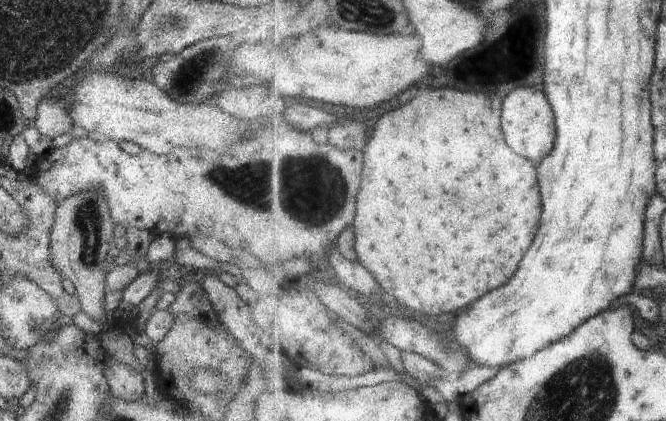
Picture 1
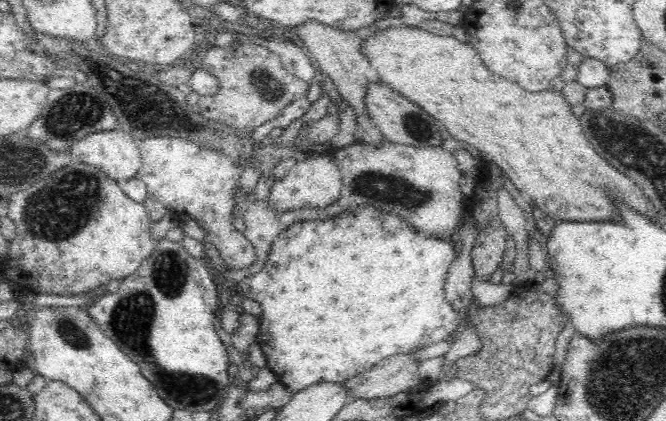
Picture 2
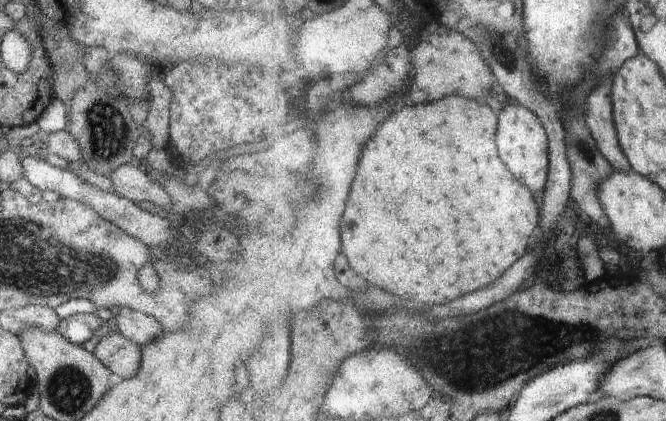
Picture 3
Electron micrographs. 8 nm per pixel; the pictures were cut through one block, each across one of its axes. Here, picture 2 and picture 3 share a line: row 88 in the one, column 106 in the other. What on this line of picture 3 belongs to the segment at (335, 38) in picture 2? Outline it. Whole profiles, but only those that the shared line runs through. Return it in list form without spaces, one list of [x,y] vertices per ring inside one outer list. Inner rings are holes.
[[[117,331],[102,337],[93,353],[100,363],[111,370],[116,380],[134,378],[141,367],[141,348]]]

